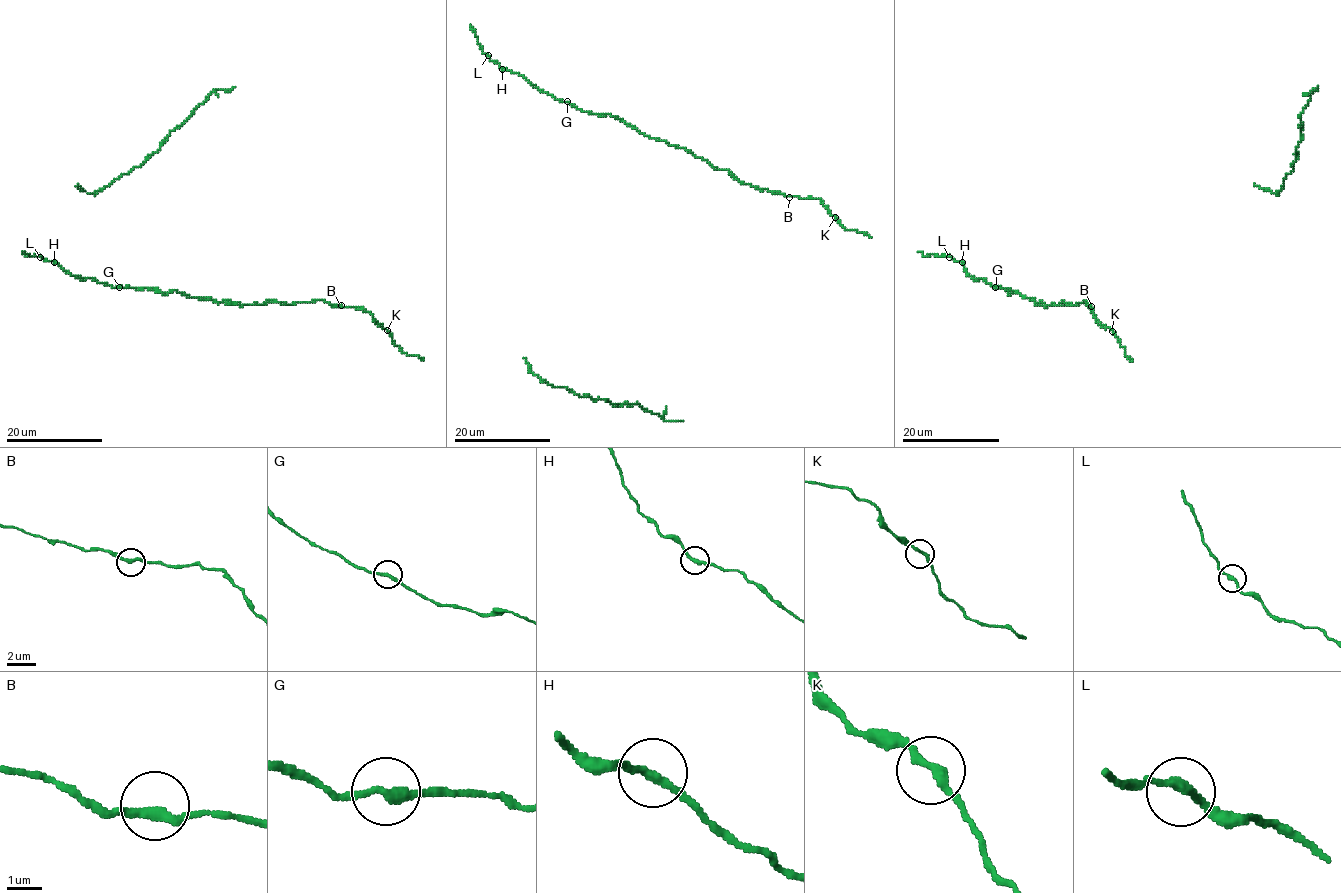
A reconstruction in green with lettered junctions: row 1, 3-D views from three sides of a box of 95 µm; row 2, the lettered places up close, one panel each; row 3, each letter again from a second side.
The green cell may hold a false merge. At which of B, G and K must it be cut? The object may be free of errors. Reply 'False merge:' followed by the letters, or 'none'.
False merge: G

